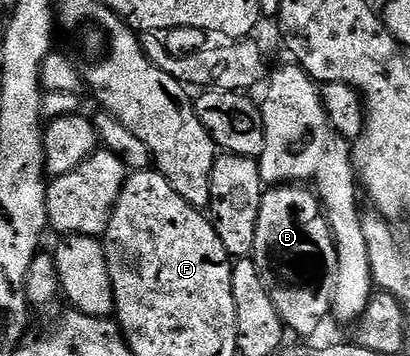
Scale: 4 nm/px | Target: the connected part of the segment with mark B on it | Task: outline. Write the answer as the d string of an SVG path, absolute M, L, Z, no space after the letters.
M288 182L283 186L269 187L265 191L258 210L258 230L254 230L251 259L256 261L262 282L270 294L270 300L274 302L274 310L278 310L289 333L308 336L319 330L324 319L329 319L334 286L338 282L338 250L328 217L324 215L324 206L311 187Z

